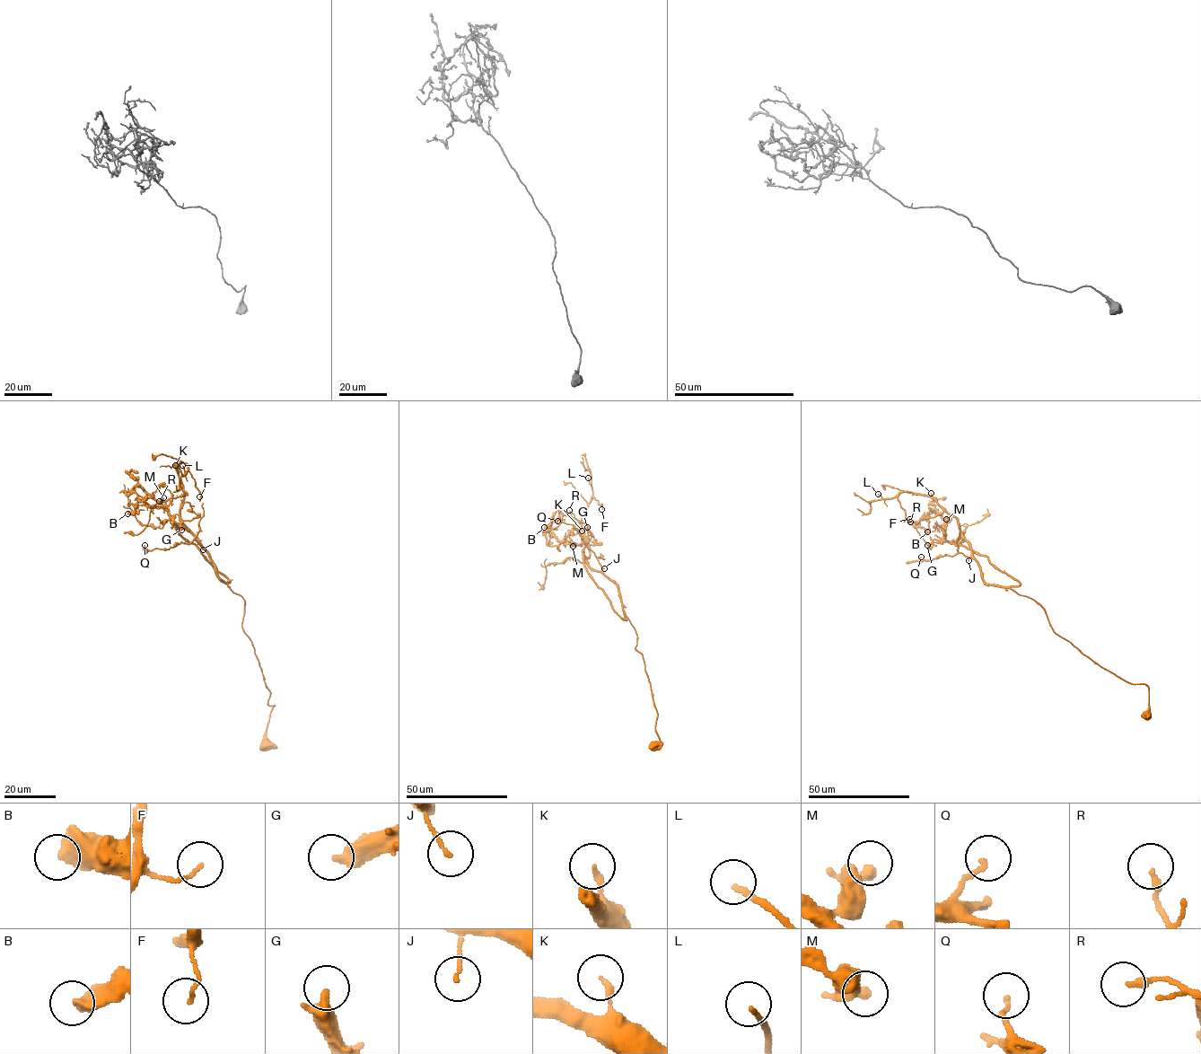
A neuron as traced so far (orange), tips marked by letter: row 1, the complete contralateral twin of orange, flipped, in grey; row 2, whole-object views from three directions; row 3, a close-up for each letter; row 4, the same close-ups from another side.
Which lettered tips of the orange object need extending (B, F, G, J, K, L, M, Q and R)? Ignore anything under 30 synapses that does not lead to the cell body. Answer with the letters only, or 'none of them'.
G

